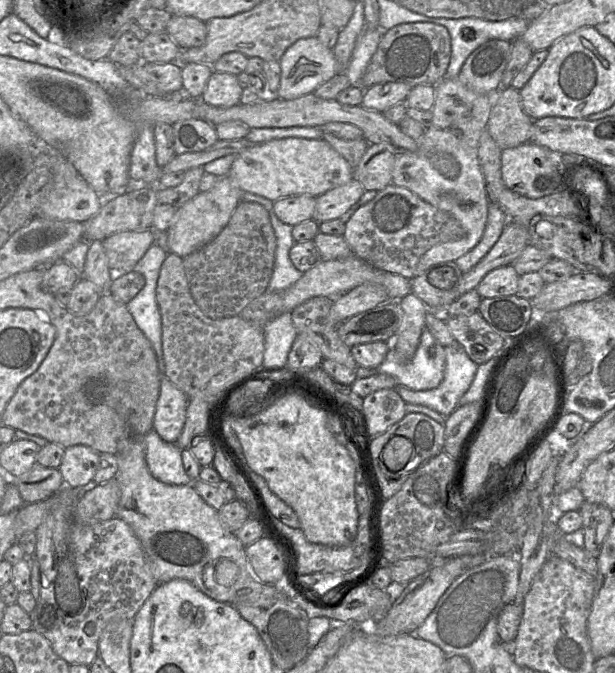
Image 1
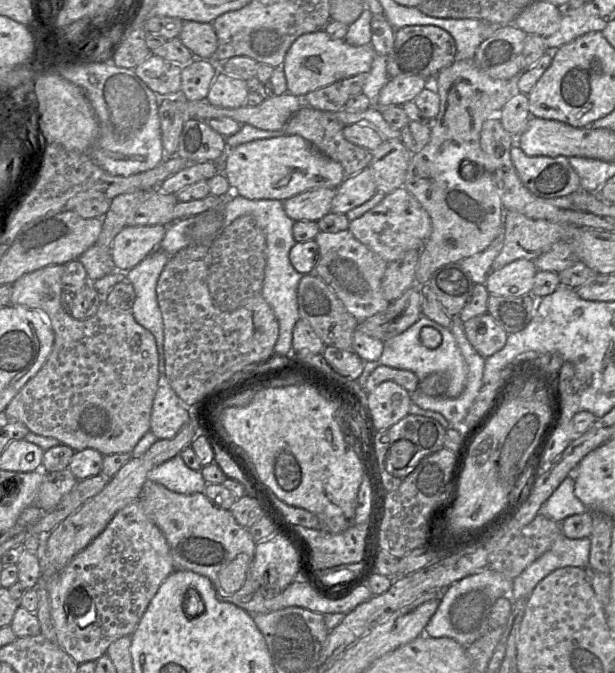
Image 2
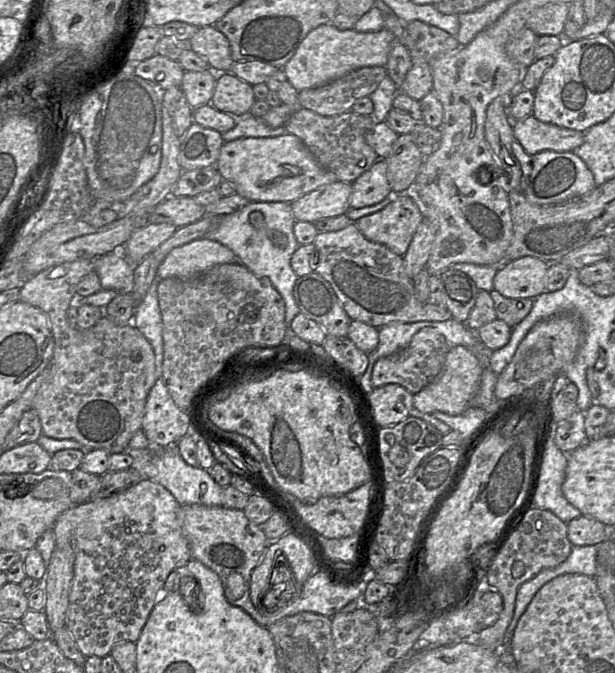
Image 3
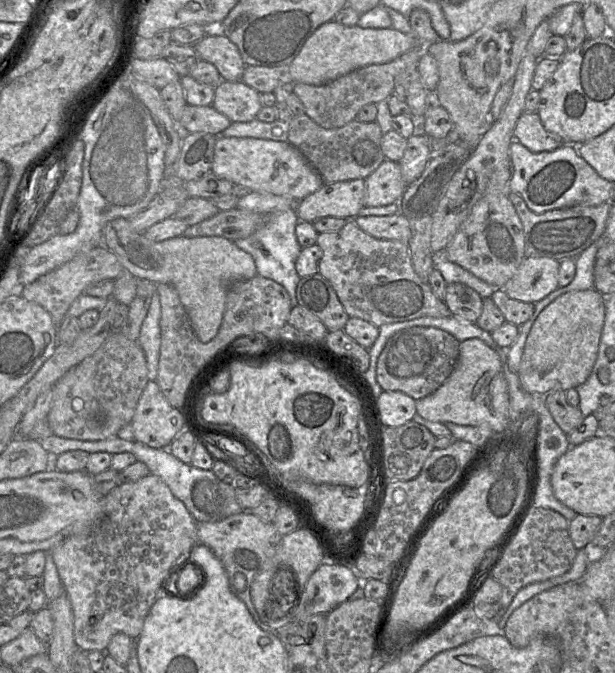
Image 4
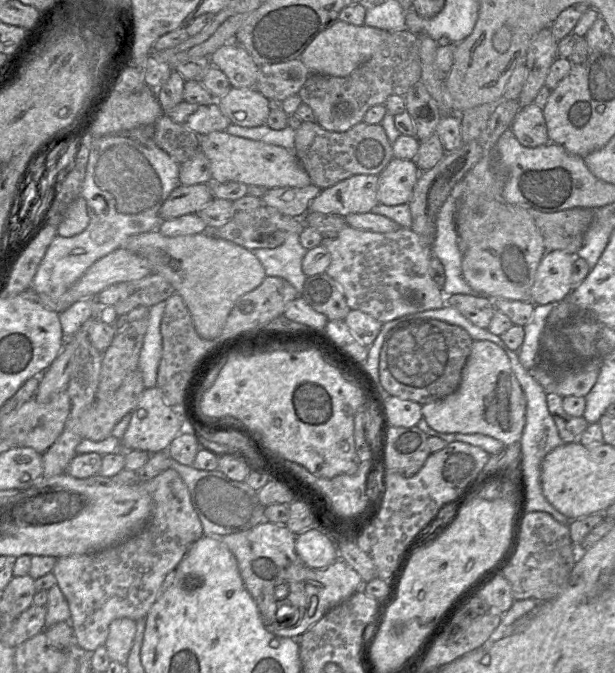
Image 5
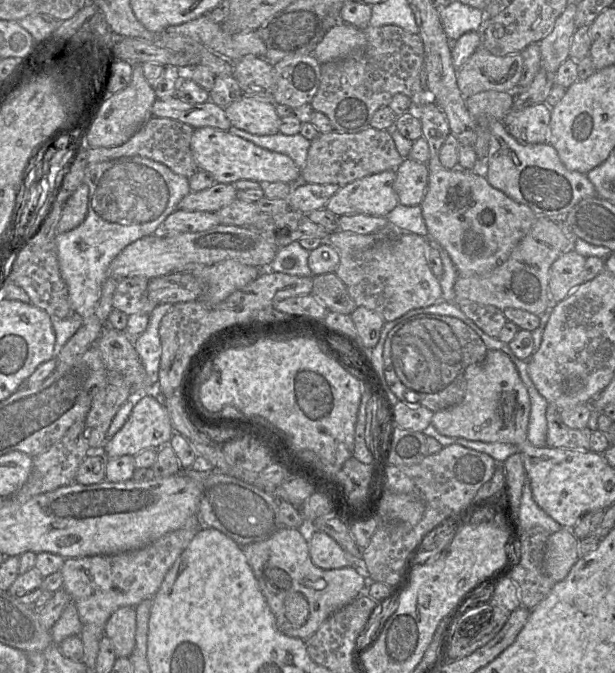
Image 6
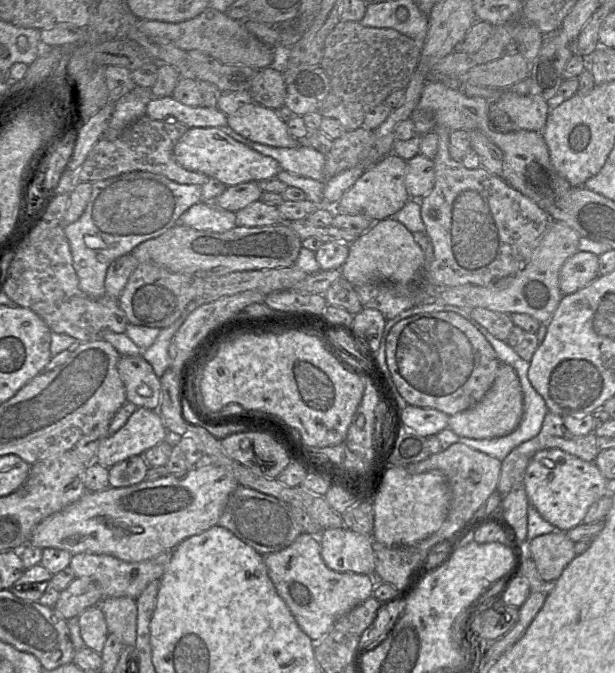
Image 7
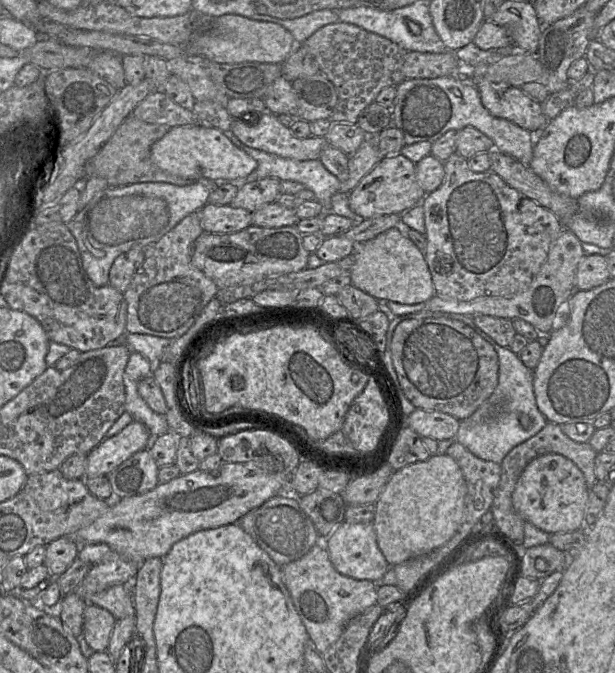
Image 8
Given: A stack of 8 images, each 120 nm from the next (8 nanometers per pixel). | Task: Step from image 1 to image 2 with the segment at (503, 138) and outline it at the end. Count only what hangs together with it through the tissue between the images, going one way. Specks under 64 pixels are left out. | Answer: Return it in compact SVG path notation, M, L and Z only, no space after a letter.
M514 91L497 116L503 128L515 138L518 137L531 117L528 95Z

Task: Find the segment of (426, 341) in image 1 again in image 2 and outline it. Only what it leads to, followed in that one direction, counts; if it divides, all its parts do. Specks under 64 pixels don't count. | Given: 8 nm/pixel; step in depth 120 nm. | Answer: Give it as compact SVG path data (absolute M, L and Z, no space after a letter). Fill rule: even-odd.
M423 315L404 332L384 341L383 351L378 360L364 362L363 371L356 379L363 389L367 377L376 367L381 365L412 371L420 381L431 373L444 374L447 378L447 387L444 391L444 395L439 396L456 398L462 393L466 384L467 365L451 330ZM426 326L436 329L441 334L442 341L436 349L428 349L420 342L420 330Z

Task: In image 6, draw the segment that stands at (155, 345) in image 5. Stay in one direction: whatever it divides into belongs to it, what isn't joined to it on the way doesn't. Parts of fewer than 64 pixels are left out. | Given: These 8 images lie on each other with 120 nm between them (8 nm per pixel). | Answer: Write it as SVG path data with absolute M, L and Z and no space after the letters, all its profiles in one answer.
M172 304L157 305L149 315L149 323L146 330L134 338L134 347L145 367L150 380L156 384L159 378L160 358L162 346L159 335L159 327L163 317L171 310Z

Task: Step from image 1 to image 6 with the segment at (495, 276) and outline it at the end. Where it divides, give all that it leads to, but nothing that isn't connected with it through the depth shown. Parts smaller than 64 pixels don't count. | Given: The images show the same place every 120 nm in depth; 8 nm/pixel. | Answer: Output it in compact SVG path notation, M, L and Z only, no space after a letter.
M570 249L553 262L548 282L551 303L565 299L576 287L585 282L585 261L585 257Z

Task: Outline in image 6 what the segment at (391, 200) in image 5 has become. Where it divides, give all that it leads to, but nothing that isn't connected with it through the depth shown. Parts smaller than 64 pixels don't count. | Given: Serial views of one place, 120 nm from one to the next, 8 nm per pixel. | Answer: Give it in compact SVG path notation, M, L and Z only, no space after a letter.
M404 158L395 171L394 190L398 196L399 204L405 206L419 205L428 186L427 163Z

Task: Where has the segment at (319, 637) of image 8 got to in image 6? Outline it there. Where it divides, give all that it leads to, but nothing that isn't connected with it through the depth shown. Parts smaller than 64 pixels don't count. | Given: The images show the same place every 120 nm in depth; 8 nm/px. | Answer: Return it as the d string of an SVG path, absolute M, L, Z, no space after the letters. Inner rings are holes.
M280 527L268 539L241 547L274 614L278 630L287 636L307 640L331 614L365 593L361 564L360 568L319 568L312 562L308 542L298 529ZM294 592L303 594L309 604L308 619L300 628L294 628L285 614L285 598Z

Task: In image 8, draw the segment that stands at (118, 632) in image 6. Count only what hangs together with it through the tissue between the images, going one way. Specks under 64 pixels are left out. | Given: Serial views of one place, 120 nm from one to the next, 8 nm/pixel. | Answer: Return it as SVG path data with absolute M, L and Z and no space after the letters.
M128 585L112 586L92 596L87 604L106 609L116 620L136 615L134 601Z

